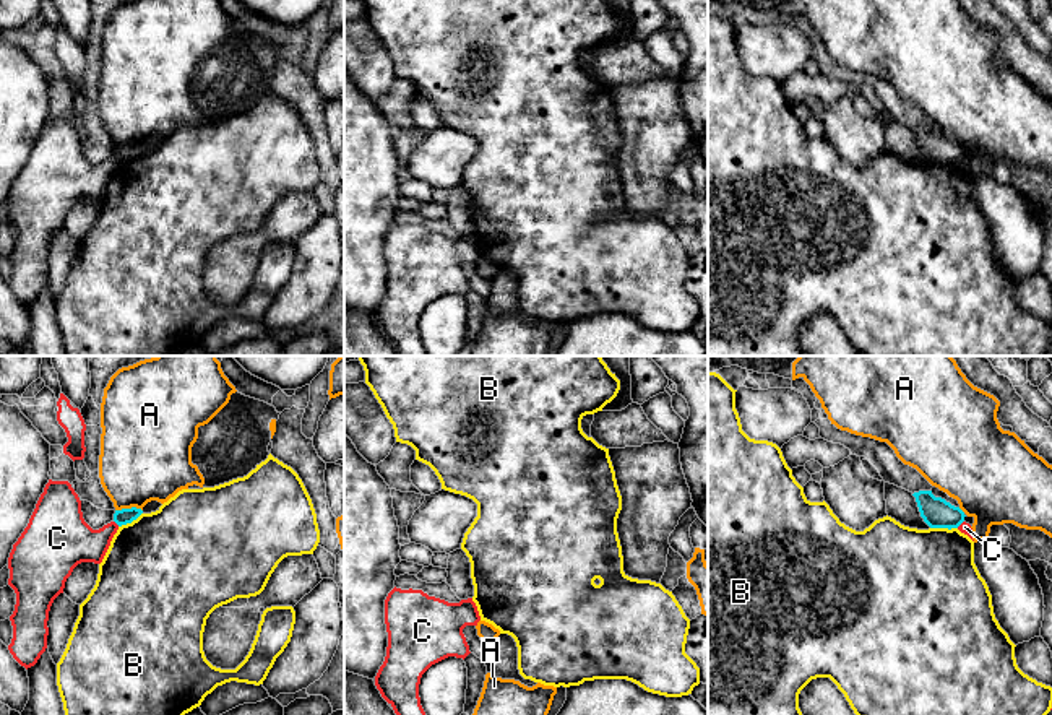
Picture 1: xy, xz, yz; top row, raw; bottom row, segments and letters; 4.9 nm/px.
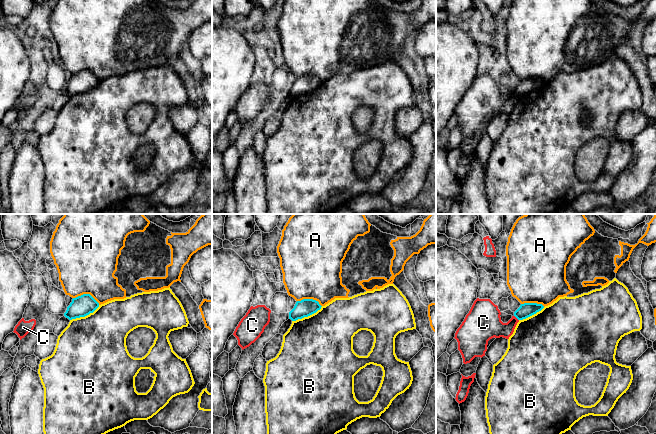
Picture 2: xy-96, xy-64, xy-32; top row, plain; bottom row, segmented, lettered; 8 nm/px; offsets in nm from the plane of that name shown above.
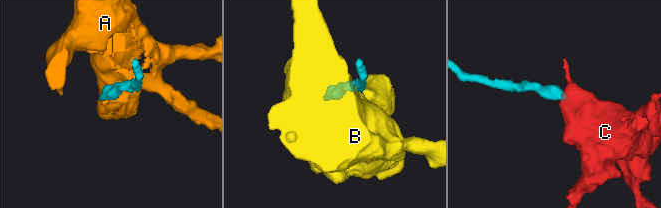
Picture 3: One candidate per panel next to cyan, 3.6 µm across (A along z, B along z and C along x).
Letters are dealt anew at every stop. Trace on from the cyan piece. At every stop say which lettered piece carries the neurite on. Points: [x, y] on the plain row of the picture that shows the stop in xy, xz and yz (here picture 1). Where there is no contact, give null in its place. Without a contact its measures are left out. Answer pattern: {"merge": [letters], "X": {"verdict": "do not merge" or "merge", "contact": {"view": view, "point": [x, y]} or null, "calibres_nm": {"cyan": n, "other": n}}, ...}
{"merge": [], "A": {"verdict": "do not merge", "contact": {"view": "xy", "point": [129, 145]}, "calibres_nm": {"cyan": 80, "other": 420}}, "B": {"verdict": "do not merge", "contact": {"view": "yz", "point": [944, 163]}, "calibres_nm": {"cyan": 150, "other": 460}}, "C": {"verdict": "do not merge", "contact": {"view": "xy", "point": [117, 160]}, "calibres_nm": {"cyan": 80, "other": 240}}}

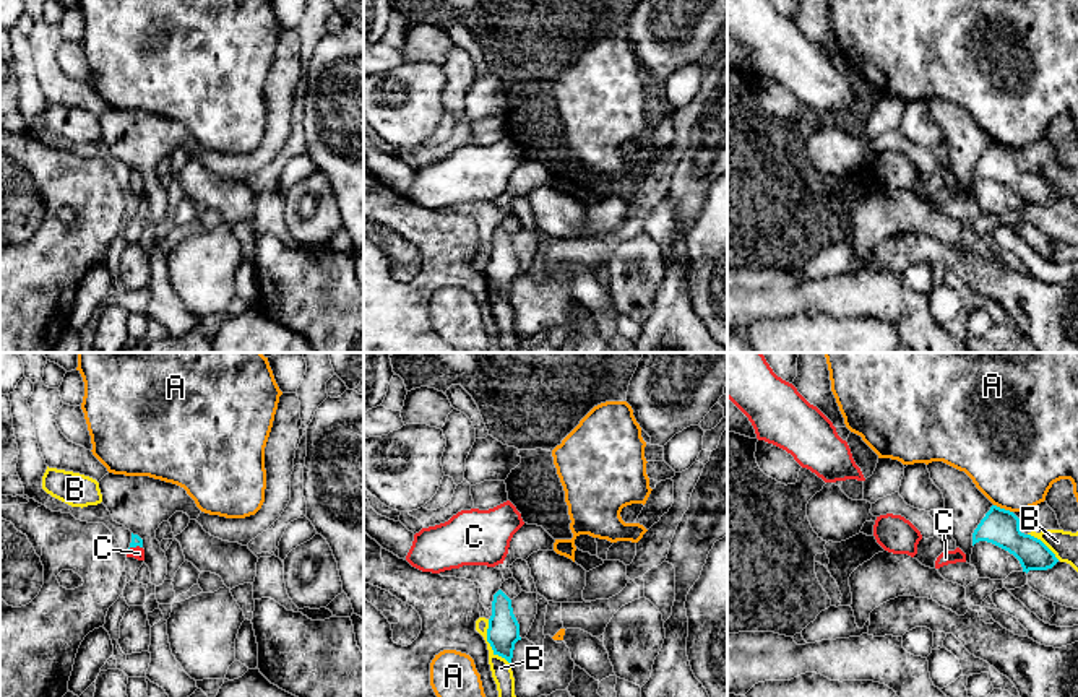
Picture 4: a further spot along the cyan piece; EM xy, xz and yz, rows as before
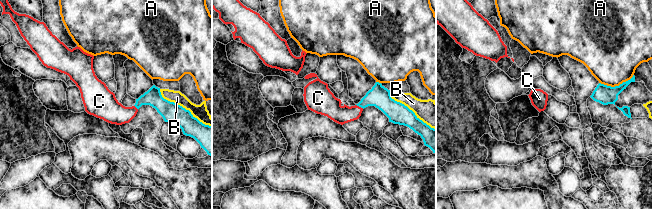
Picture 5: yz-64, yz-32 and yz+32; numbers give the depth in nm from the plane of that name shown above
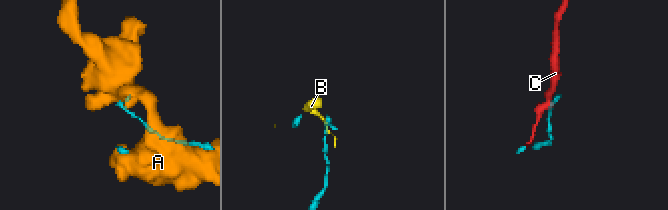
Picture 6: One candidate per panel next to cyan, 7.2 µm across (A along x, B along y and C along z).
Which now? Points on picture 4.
{"merge": ["C"], "A": {"verdict": "do not merge", "contact": {"view": "yz", "point": [1004, 145]}, "calibres_nm": {"cyan": 180, "other": 460}}, "B": {"verdict": "do not merge", "contact": {"view": "xz", "point": [489, 278]}, "calibres_nm": {"cyan": 160, "other": 100}}, "C": {"verdict": "merge", "contact": {"view": "xy", "point": [135, 182]}, "calibres_nm": {"cyan": 50, "other": 60}}}

